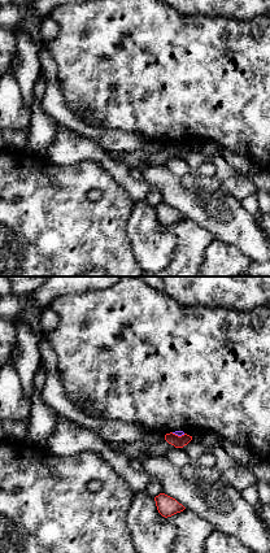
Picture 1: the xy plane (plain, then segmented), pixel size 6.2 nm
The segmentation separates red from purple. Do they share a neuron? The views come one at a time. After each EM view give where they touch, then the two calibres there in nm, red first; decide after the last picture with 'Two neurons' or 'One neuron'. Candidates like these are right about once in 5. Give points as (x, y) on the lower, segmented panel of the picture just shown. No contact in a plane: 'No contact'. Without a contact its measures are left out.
Touches red at (177, 435). Thickness 80 nm (red) against 30 nm

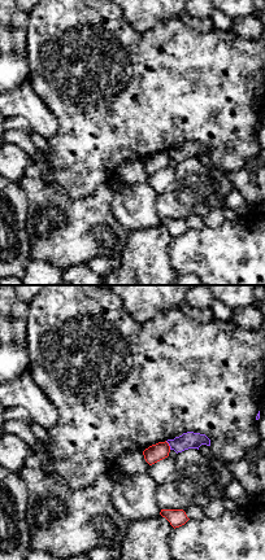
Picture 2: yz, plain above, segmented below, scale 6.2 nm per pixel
Touches red at (168, 445). Thickness 110 nm (red) against 110 nm

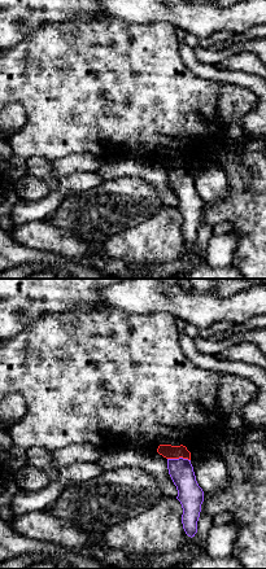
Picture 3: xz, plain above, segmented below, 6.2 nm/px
Touches red at (179, 456). Thickness 90 nm (red) against 160 nm

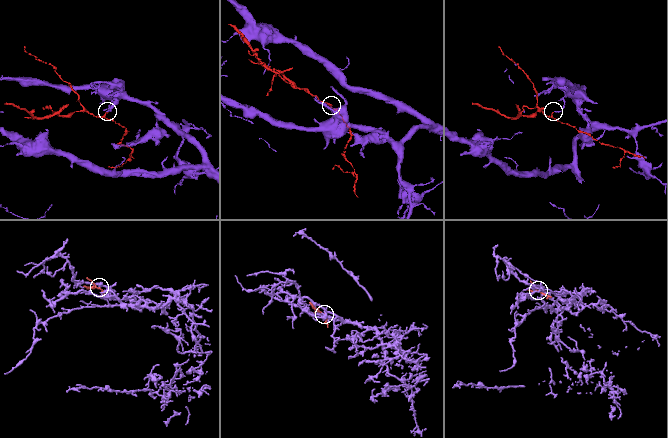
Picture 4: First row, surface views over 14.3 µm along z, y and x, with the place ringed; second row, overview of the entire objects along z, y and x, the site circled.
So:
Two neurons

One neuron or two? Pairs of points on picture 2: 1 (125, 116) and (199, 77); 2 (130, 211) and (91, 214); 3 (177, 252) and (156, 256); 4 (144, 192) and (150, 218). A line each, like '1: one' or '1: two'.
1: one
2: two
3: two
4: one

